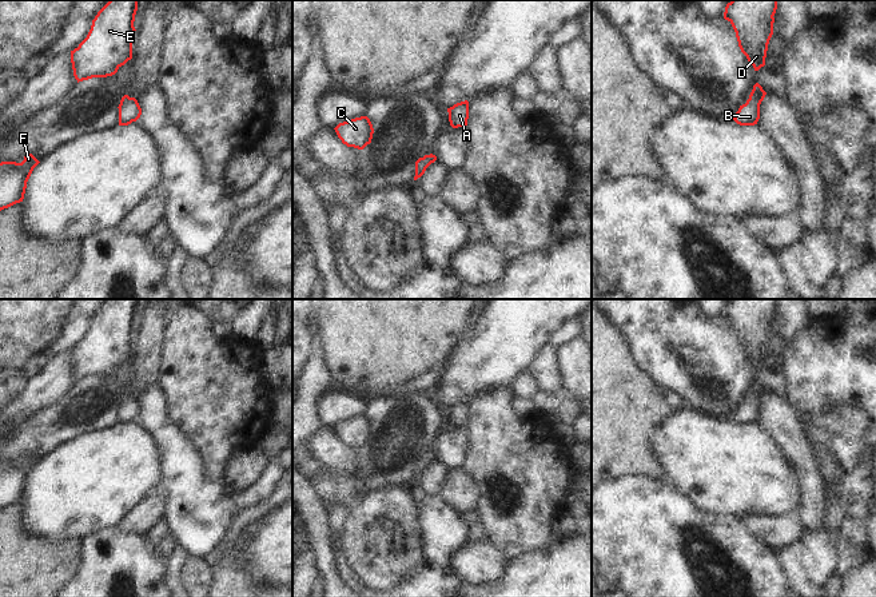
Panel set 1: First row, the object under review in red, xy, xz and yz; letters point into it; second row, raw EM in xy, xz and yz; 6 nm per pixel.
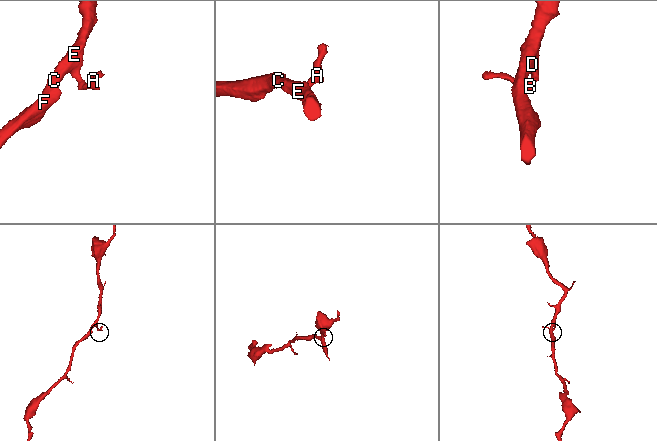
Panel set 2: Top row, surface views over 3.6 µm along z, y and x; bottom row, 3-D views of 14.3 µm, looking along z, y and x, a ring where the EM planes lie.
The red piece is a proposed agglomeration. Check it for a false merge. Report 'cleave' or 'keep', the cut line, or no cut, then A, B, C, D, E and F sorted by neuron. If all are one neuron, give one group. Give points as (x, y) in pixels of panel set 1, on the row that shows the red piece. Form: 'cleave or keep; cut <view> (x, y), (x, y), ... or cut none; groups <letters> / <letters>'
keep; cut none; groups A B C D E F

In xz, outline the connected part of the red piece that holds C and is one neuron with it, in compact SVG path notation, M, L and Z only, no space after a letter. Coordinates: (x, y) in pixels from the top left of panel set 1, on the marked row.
M367 116L339 123L335 128L338 138L347 147L363 150L371 143L374 128Z

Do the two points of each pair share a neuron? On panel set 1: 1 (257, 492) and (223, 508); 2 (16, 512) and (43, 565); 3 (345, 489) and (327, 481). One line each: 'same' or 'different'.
1: different
2: same
3: same

